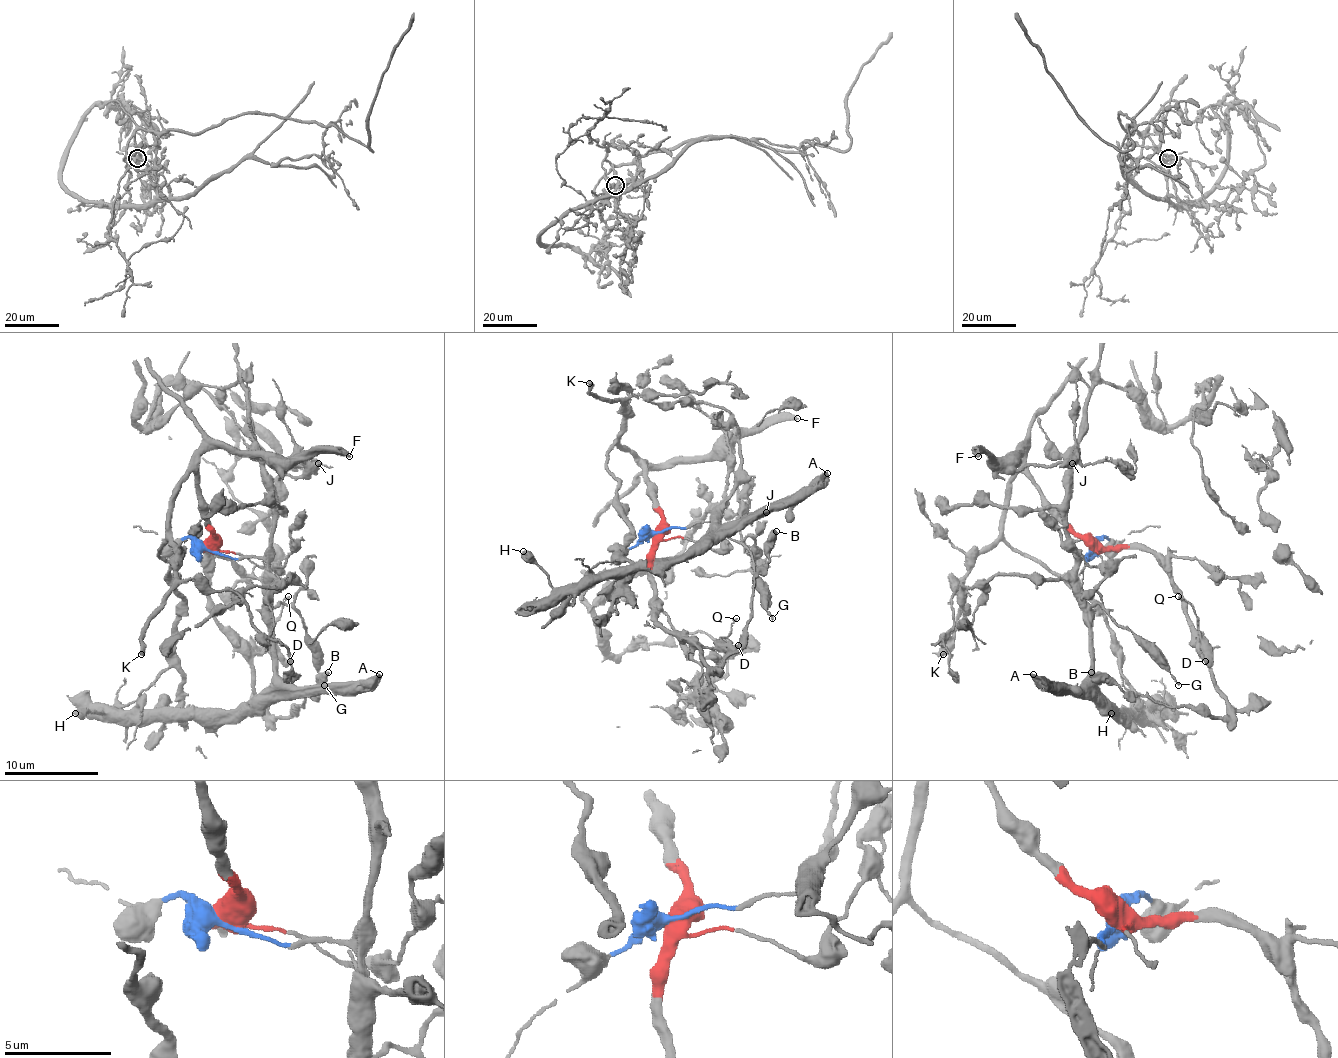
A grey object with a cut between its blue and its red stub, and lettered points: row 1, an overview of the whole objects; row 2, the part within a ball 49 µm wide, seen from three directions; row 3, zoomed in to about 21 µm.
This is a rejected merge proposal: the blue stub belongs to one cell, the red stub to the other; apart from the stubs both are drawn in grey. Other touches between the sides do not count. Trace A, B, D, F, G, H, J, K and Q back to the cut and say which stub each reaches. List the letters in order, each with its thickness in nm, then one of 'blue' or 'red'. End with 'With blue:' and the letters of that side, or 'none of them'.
A: 440 nm thick; blue
B: 500 nm thick; red
D: 500 nm thick; red
F: 400 nm thick; red
G: 140 nm thick; blue
H: 550 nm thick; blue
J: 130 nm thick; red
K: 280 nm thick; red
Q: 130 nm thick; red
With blue: A, G, H

